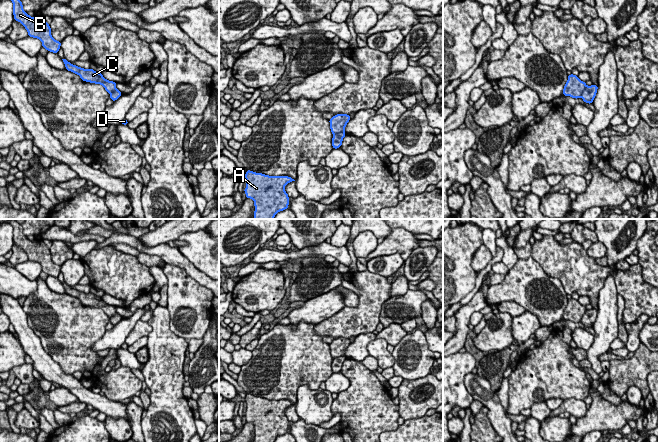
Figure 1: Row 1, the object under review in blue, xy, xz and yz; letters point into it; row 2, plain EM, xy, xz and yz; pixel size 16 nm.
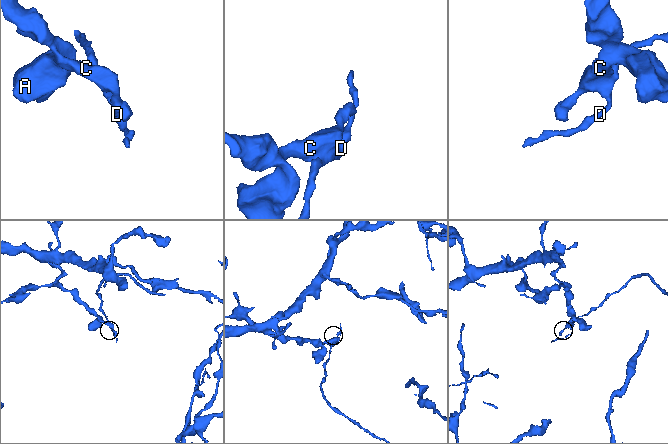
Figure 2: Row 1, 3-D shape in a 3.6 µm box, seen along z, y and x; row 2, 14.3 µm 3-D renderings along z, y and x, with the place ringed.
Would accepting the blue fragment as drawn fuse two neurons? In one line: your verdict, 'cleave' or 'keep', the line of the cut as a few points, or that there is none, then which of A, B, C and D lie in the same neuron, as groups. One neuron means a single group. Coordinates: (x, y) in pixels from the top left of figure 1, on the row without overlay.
cleave | xz (344, 355), (333, 359) | A B C / D

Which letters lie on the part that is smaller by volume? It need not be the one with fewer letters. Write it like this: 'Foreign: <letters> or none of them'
Foreign: D

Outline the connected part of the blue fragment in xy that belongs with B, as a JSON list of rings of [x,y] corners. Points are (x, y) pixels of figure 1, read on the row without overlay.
[[[0,219],[0,224],[3,222],[8,222],[12,225],[14,244],[25,251],[28,260],[39,263],[43,272],[57,278],[60,274],[61,266],[52,261],[50,249],[43,240],[31,241],[24,235],[22,226],[14,219]]]

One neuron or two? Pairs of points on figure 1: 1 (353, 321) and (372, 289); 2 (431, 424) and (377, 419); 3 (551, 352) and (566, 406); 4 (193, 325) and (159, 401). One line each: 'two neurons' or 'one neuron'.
1: one neuron
2: two neurons
3: two neurons
4: two neurons

